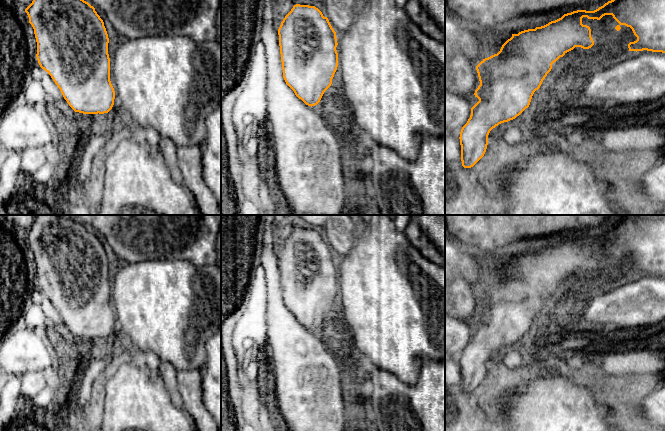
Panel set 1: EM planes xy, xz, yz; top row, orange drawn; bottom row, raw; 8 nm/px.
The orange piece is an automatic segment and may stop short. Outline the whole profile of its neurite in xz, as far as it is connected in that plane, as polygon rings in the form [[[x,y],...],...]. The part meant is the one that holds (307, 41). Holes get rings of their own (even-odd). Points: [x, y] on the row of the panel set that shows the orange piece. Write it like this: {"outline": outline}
{"outline": [[[296,4],[281,22],[278,35],[286,84],[306,105],[317,105],[331,86],[338,67],[336,32],[318,8]]]}

